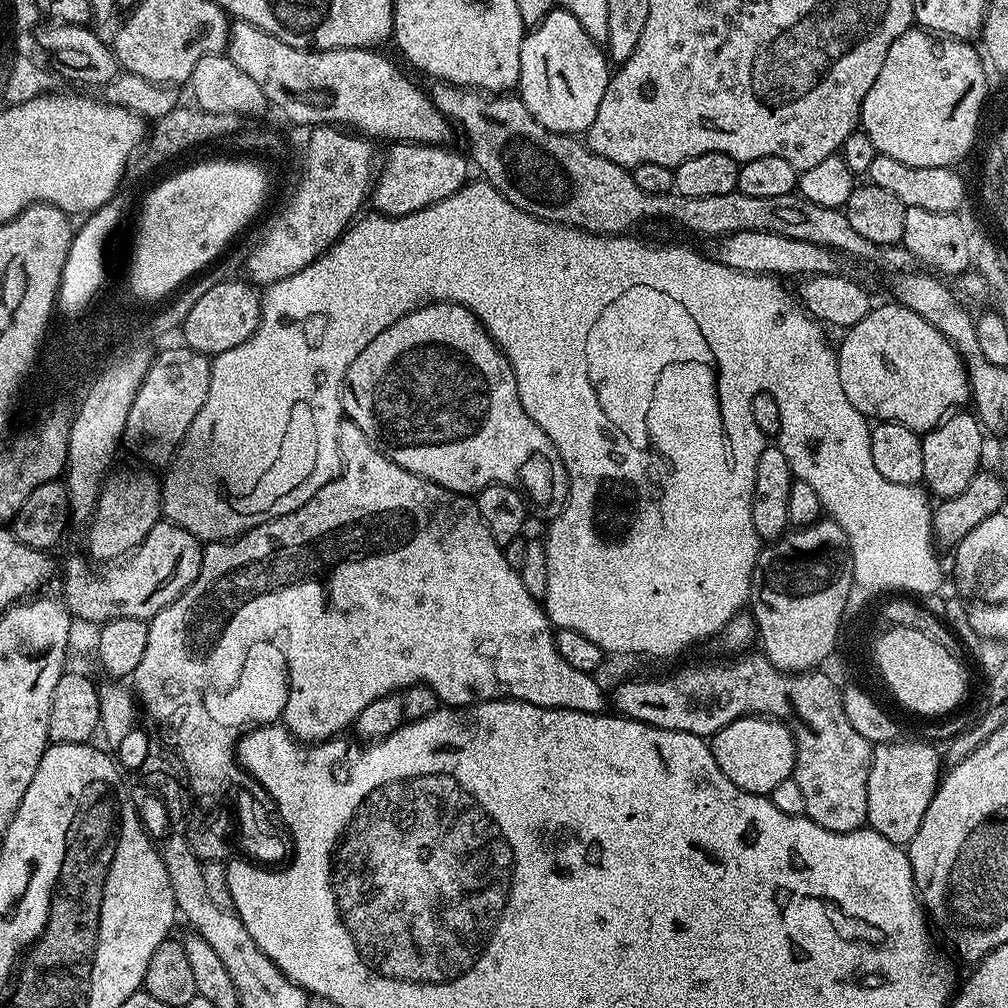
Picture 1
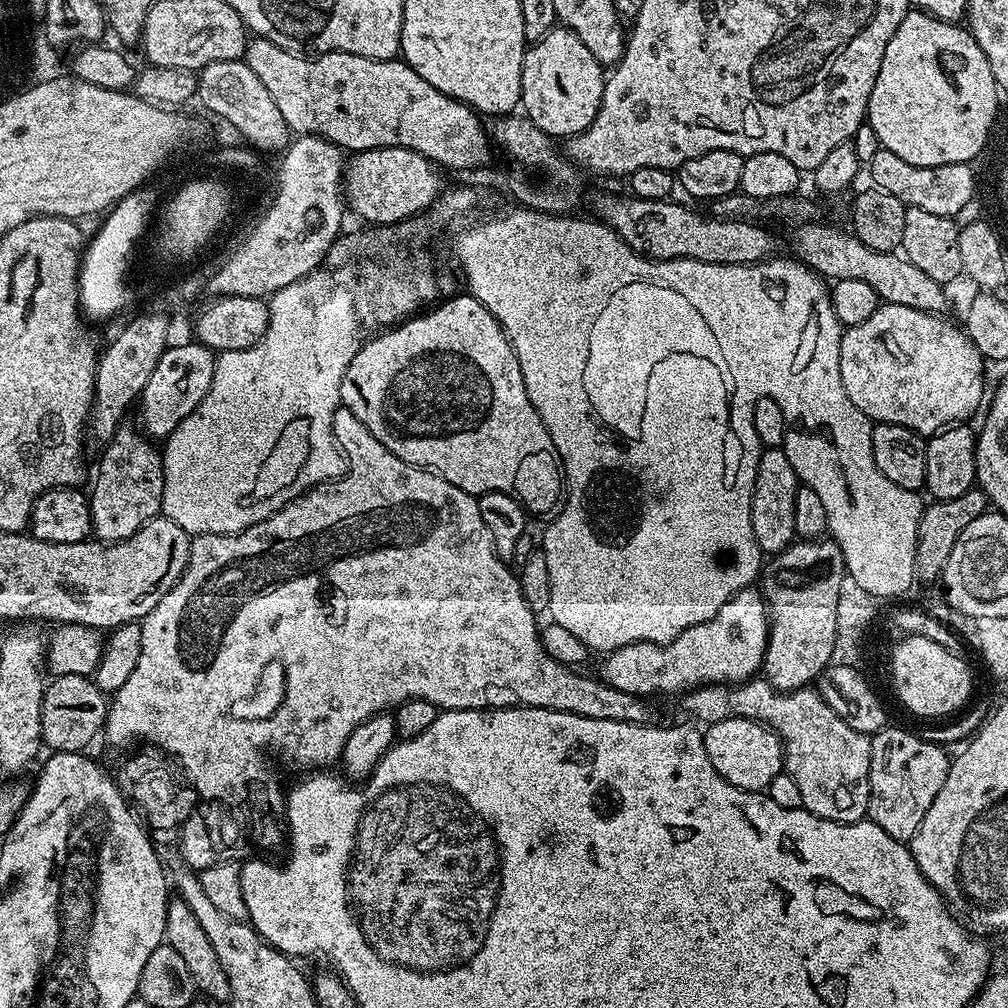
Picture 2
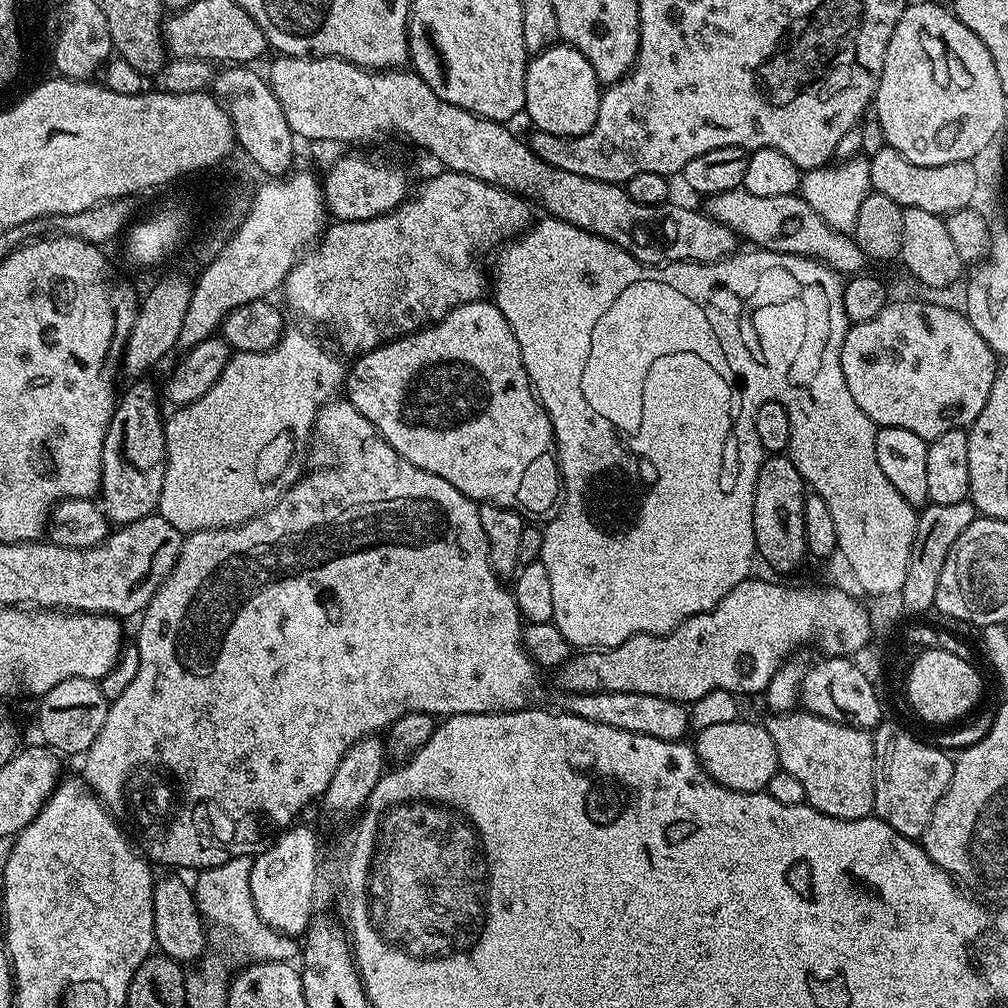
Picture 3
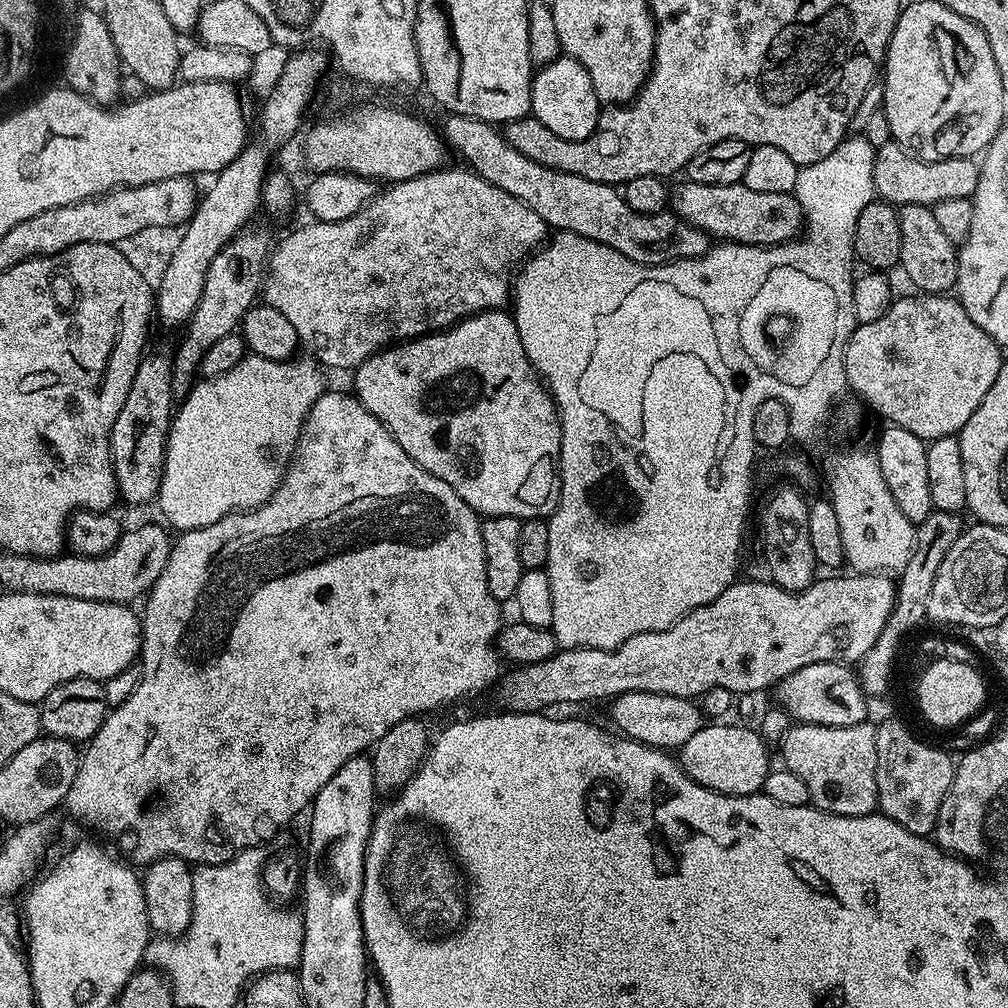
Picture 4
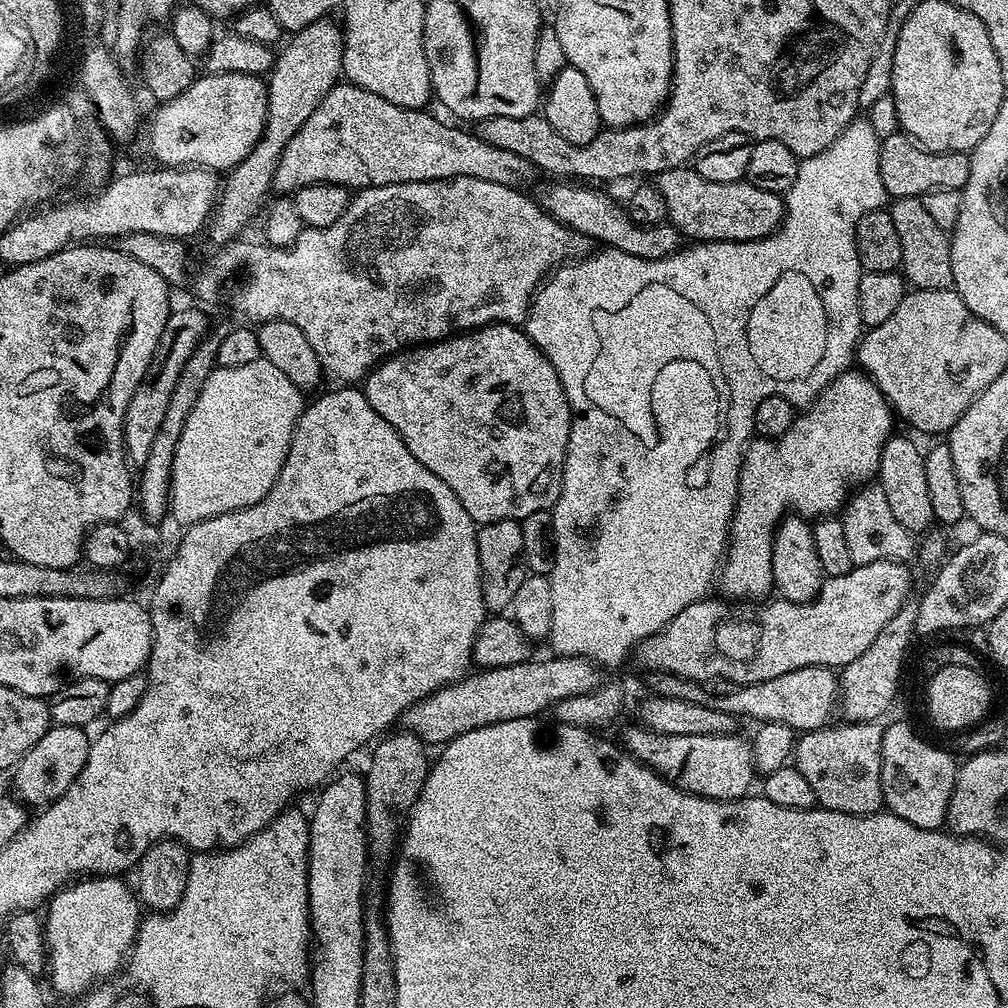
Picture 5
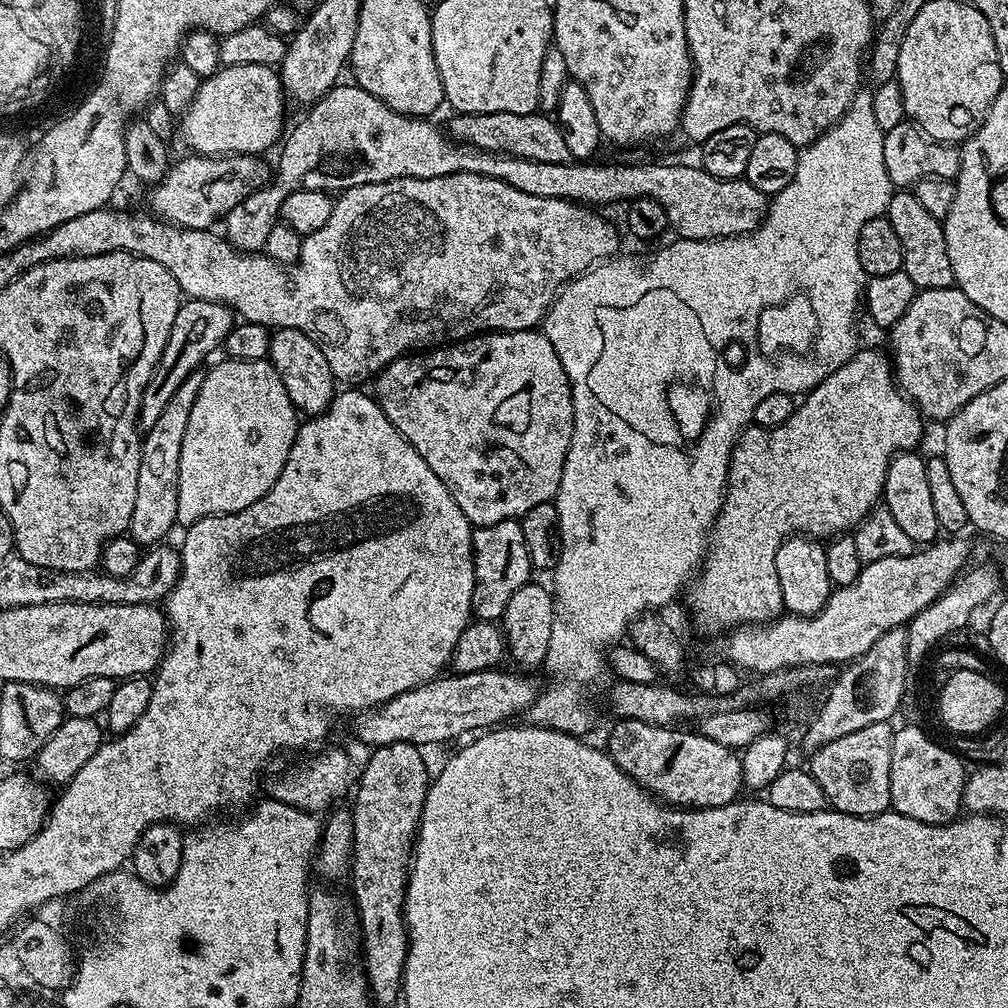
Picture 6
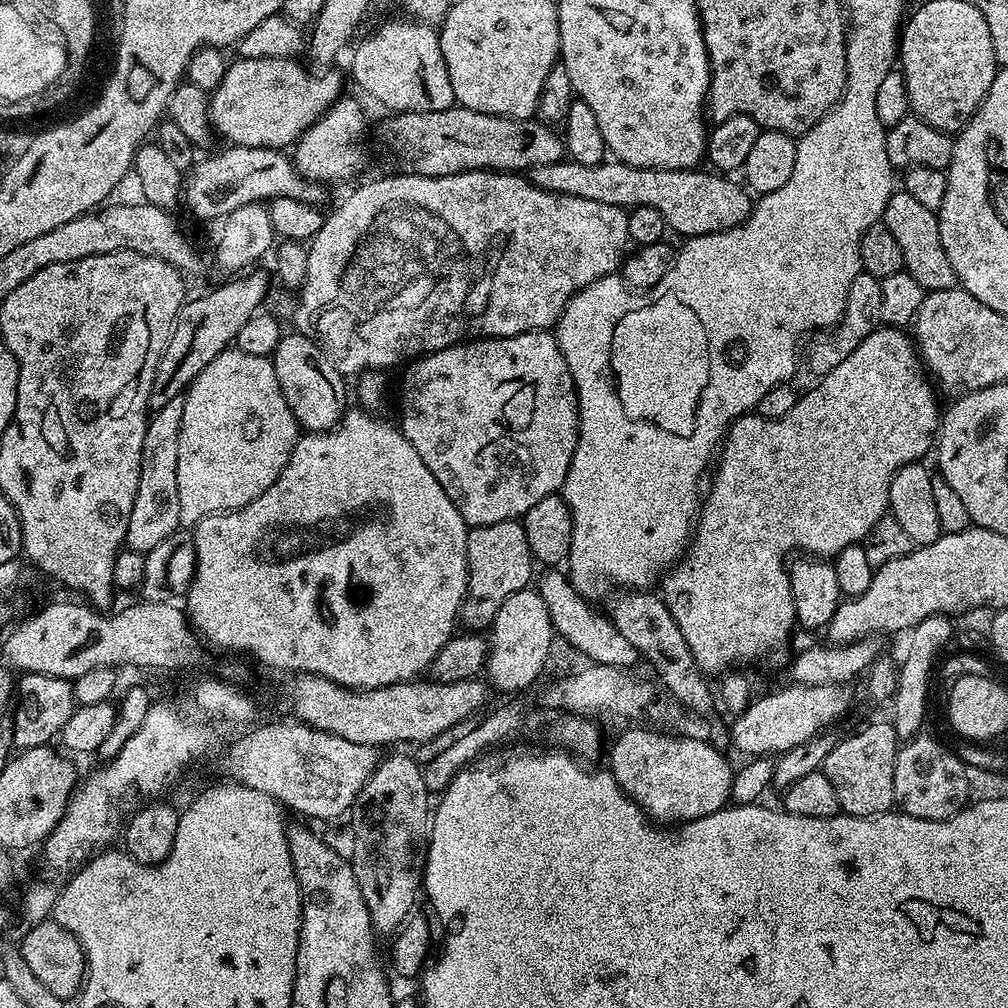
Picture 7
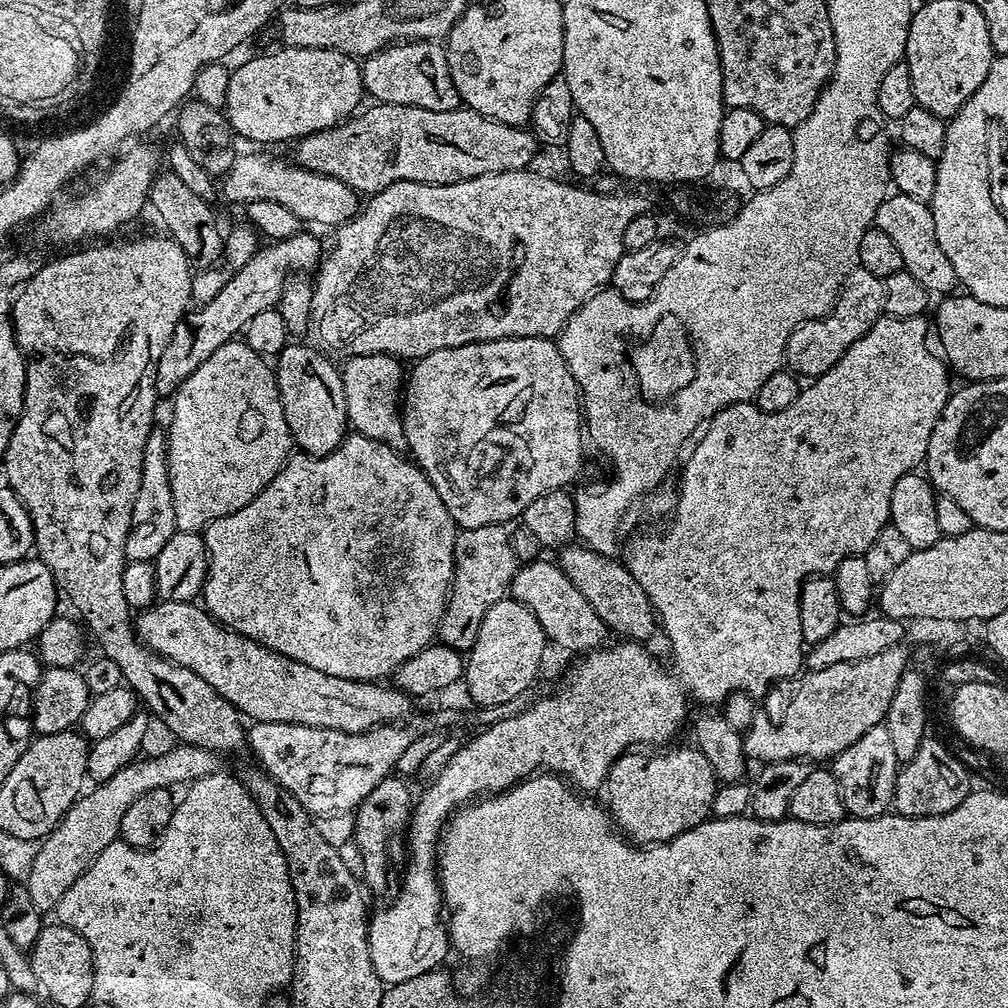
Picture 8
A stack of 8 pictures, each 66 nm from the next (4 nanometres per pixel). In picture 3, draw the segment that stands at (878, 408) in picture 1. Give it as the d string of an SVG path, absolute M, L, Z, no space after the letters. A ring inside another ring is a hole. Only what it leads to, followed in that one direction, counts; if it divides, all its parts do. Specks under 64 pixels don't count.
M924 300L889 302L878 318L852 324L842 342L842 378L850 386L850 395L858 402L858 410L880 428L901 428L918 434L929 442L950 430L971 428L982 414L986 398L994 386L998 357L986 346L982 334L970 326L963 311L955 312L944 304L927 304Z

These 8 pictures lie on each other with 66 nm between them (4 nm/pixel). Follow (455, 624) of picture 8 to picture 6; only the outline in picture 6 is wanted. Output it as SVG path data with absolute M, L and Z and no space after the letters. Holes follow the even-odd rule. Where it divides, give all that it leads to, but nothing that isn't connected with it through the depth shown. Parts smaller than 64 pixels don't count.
M519 519L494 522L494 526L473 527L472 561L476 579L472 598L473 617L477 620L499 621L510 598L514 598L514 594L529 583L531 576L528 575L534 572Z

